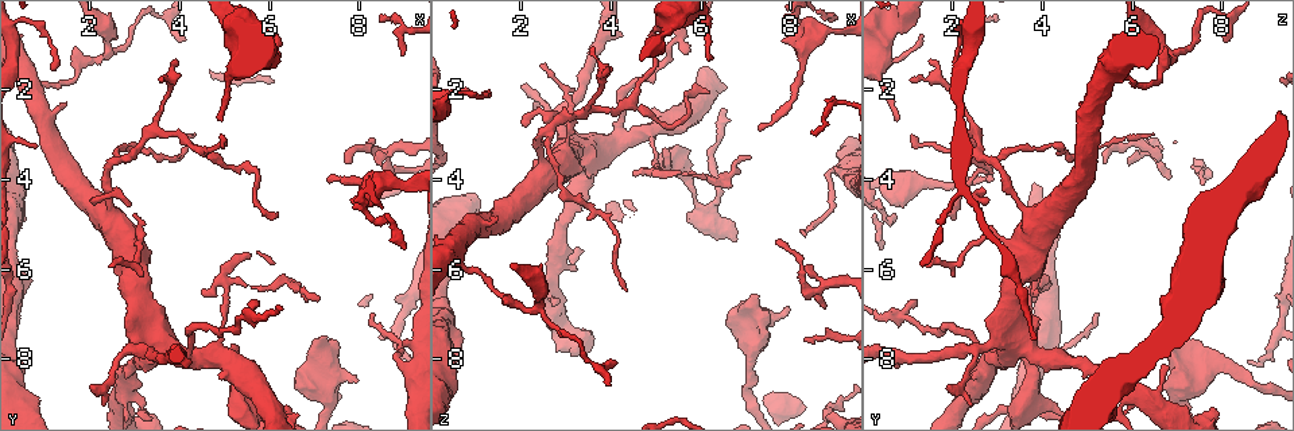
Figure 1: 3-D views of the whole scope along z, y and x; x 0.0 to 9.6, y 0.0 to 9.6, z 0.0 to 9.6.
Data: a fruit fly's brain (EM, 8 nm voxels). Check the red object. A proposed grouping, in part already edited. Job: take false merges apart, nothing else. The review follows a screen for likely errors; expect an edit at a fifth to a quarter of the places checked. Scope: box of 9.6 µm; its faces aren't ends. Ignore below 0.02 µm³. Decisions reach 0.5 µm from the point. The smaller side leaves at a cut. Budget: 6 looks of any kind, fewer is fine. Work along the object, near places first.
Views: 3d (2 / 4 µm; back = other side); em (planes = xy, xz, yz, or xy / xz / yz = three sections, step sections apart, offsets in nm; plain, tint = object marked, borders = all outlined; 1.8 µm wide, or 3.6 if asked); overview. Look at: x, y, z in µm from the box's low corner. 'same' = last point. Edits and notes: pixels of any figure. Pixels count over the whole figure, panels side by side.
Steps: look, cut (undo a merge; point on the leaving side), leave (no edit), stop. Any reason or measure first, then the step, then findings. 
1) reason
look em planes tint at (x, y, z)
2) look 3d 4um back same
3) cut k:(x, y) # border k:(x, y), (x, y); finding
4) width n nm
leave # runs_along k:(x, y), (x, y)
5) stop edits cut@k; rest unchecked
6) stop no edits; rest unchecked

abrupt turn
look 3d 4um at (5.50, 8.95, 3.80)

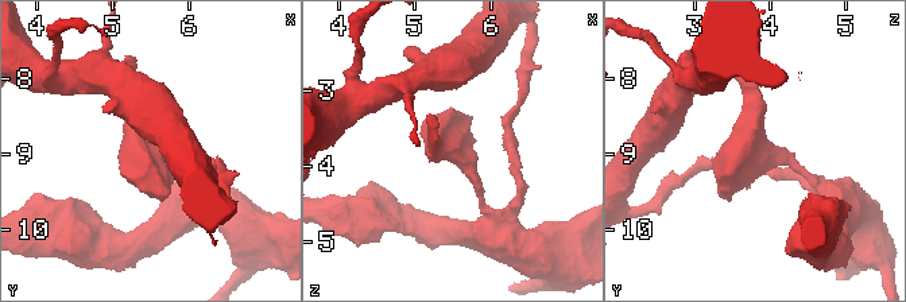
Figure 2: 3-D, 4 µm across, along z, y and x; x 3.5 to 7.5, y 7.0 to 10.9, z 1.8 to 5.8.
look em 3.6um planes tint at (5.50, 9.00, 3.80)

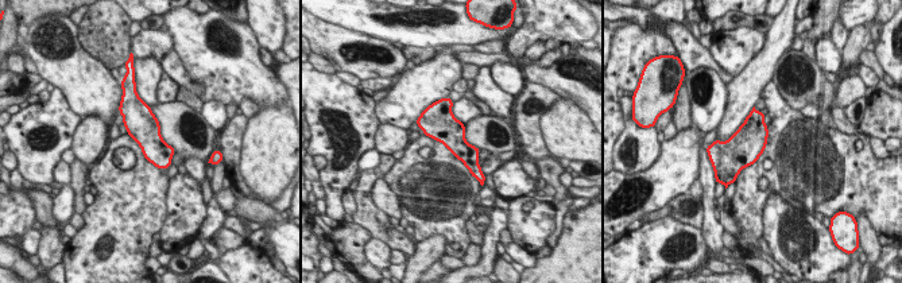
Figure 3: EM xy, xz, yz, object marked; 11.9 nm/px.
width 360 nm
leave # one neuron here

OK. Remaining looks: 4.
abrupt turn
look 3d 4um at (4.20, 7.30, 2.05)

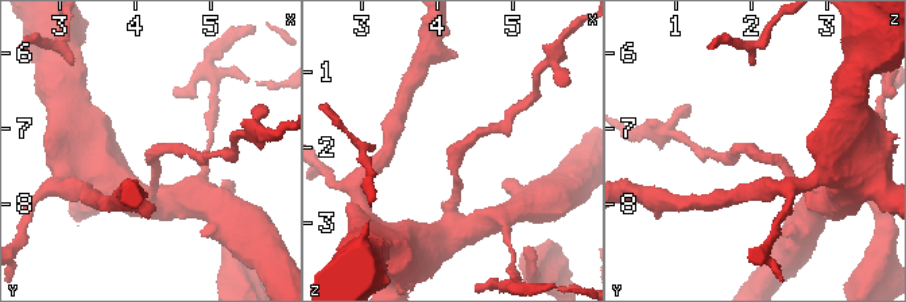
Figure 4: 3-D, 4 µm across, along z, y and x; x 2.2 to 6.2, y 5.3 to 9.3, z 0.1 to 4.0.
now the EM
look em xz step 4 tint at (4.20, 7.35, 2.05)

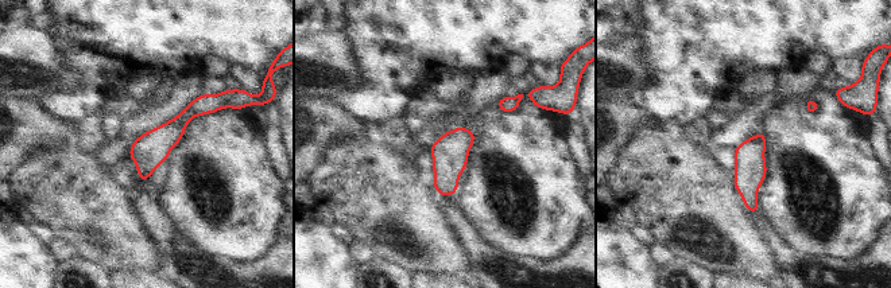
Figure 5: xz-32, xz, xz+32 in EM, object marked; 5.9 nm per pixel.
width 190 nm
leave # continuous, no second neuron

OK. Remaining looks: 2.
three arms meet
look 3d 2um at (2.50, 3.60, 2.90)

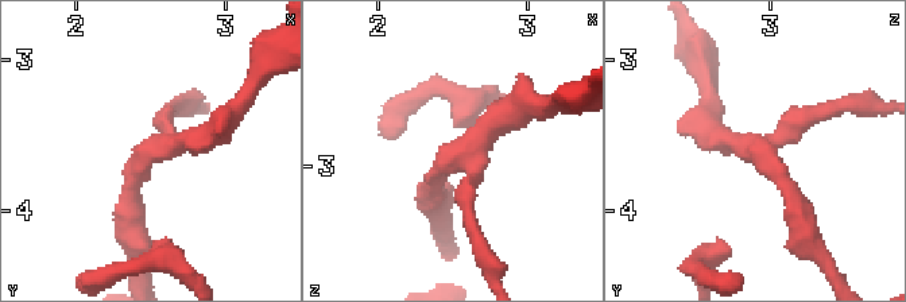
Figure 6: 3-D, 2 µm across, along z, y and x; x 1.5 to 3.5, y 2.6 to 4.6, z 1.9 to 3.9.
arms 3; now the EM
look em yz step 16 borders at (2.52, 3.58, 2.94)

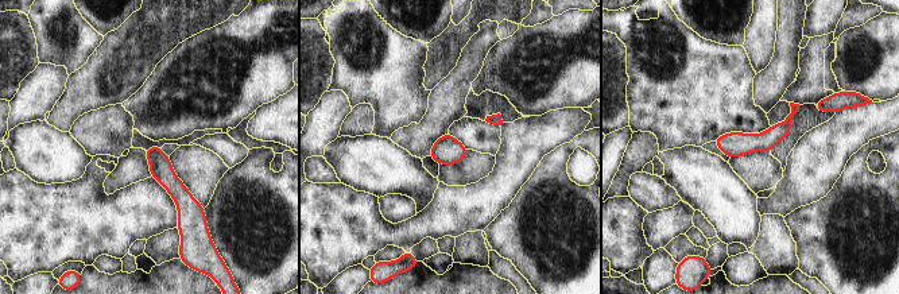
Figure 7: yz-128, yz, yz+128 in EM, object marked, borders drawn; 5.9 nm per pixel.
leave # runs_along 7:(794, 107), (766, 142), (719, 142); one neuron here

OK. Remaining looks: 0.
stop no edits; rest unchecked

